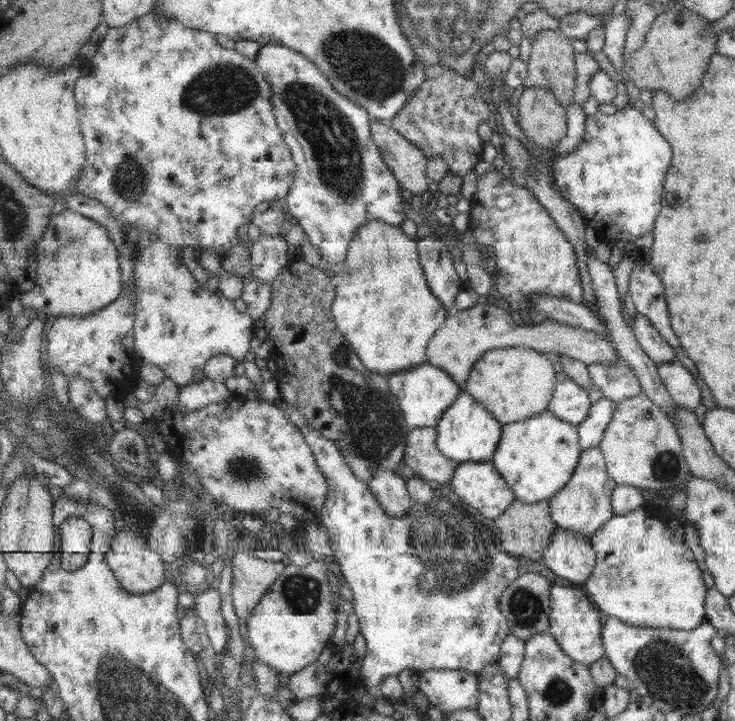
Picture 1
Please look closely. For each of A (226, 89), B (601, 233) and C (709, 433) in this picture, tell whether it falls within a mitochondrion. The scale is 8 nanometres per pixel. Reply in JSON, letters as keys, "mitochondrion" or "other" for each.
{"A":"mitochondrion","B":"other","C":"other"}

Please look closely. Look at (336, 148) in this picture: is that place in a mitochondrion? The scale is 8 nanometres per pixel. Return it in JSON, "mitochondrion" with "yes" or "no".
{"mitochondrion":"yes"}

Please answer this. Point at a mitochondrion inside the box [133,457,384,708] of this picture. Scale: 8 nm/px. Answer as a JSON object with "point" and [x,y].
{"point":[302,593]}

